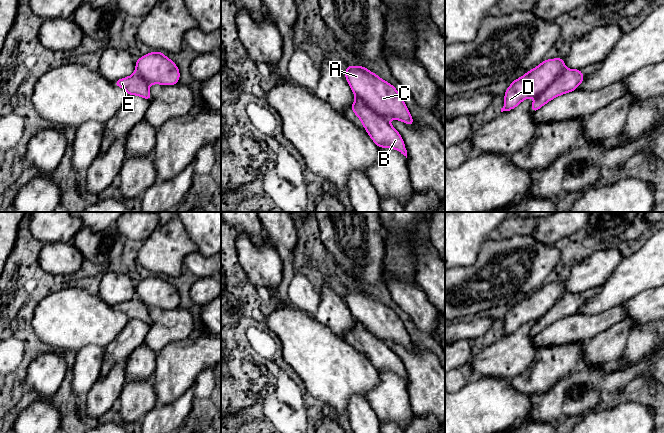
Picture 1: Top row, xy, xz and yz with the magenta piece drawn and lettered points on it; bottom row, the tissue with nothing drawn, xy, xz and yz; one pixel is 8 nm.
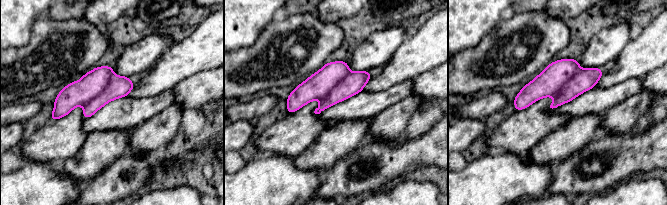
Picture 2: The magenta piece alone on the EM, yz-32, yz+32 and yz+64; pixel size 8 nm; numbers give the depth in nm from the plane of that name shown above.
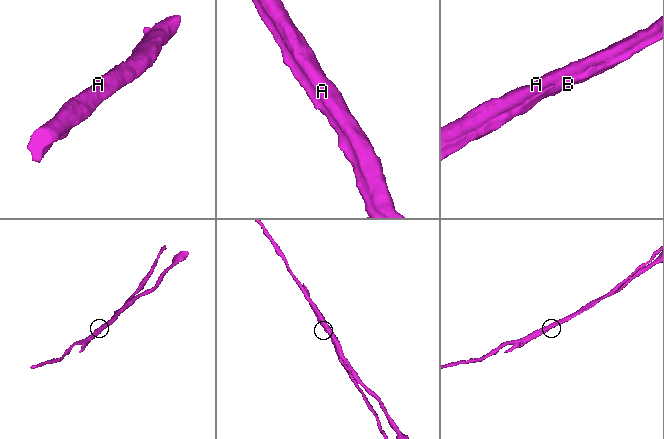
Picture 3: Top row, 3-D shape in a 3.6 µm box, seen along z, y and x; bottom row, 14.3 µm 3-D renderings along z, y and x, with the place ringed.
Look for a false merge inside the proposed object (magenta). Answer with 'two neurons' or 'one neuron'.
two neurons

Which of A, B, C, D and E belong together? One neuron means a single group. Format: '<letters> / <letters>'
A C D / B E

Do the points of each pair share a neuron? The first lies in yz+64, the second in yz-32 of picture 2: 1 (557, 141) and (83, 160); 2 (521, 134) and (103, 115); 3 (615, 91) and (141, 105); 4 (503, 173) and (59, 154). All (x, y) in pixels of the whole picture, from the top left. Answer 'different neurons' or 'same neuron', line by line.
1: same neuron
2: different neurons
3: same neuron
4: different neurons

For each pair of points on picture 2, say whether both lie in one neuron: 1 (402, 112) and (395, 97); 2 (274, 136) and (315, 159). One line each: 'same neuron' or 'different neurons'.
1: different neurons
2: different neurons

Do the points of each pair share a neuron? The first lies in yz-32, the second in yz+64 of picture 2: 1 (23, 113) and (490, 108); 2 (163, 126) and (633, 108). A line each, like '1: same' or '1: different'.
1: same
2: same

